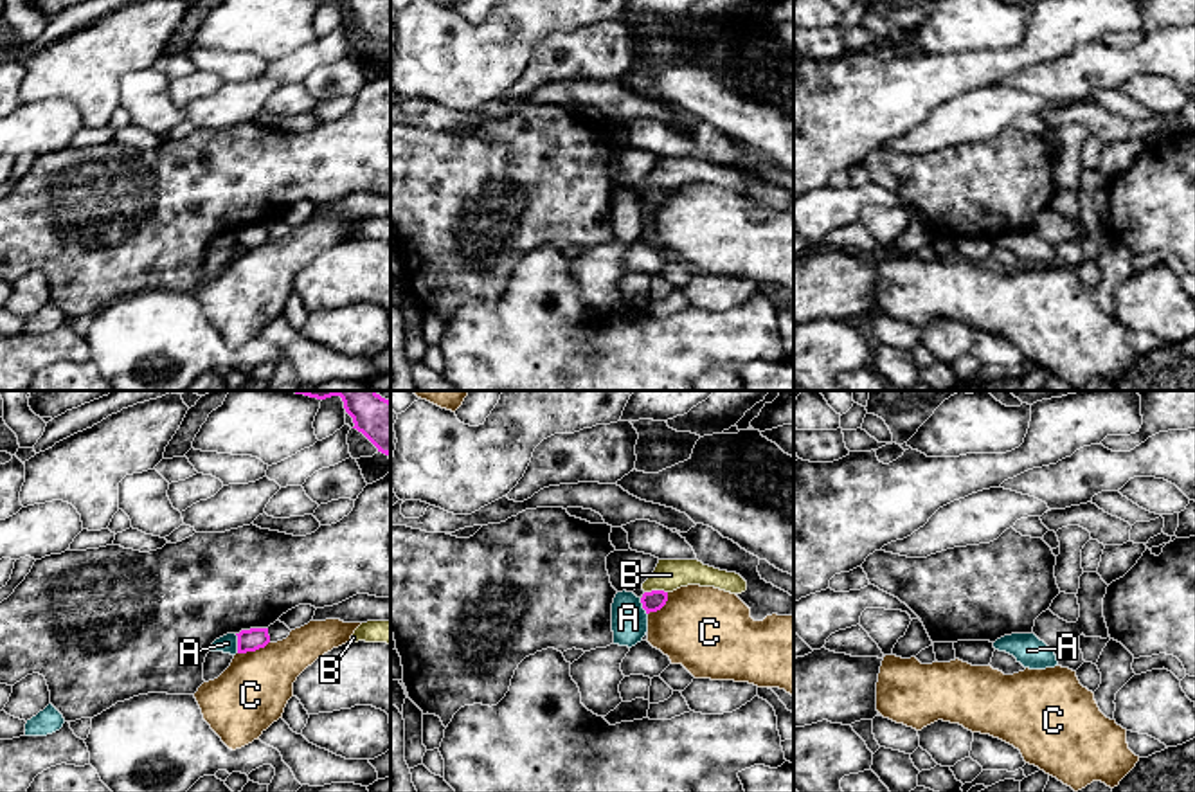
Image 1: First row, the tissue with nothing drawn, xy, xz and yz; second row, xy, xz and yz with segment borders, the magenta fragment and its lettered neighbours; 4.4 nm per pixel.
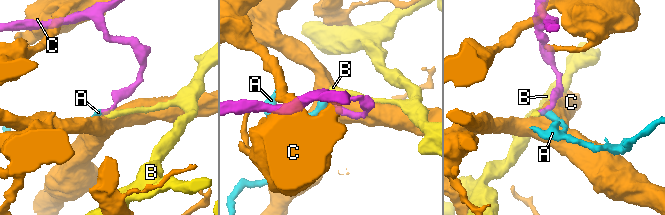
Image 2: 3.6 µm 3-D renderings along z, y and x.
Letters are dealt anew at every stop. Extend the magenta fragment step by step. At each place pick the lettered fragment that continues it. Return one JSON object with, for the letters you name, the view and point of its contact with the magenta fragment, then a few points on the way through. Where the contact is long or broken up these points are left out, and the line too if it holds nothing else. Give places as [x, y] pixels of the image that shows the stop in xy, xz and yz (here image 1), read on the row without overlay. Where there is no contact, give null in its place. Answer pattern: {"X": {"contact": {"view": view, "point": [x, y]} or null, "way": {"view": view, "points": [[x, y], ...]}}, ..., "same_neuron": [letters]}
{"same_neuron": []}

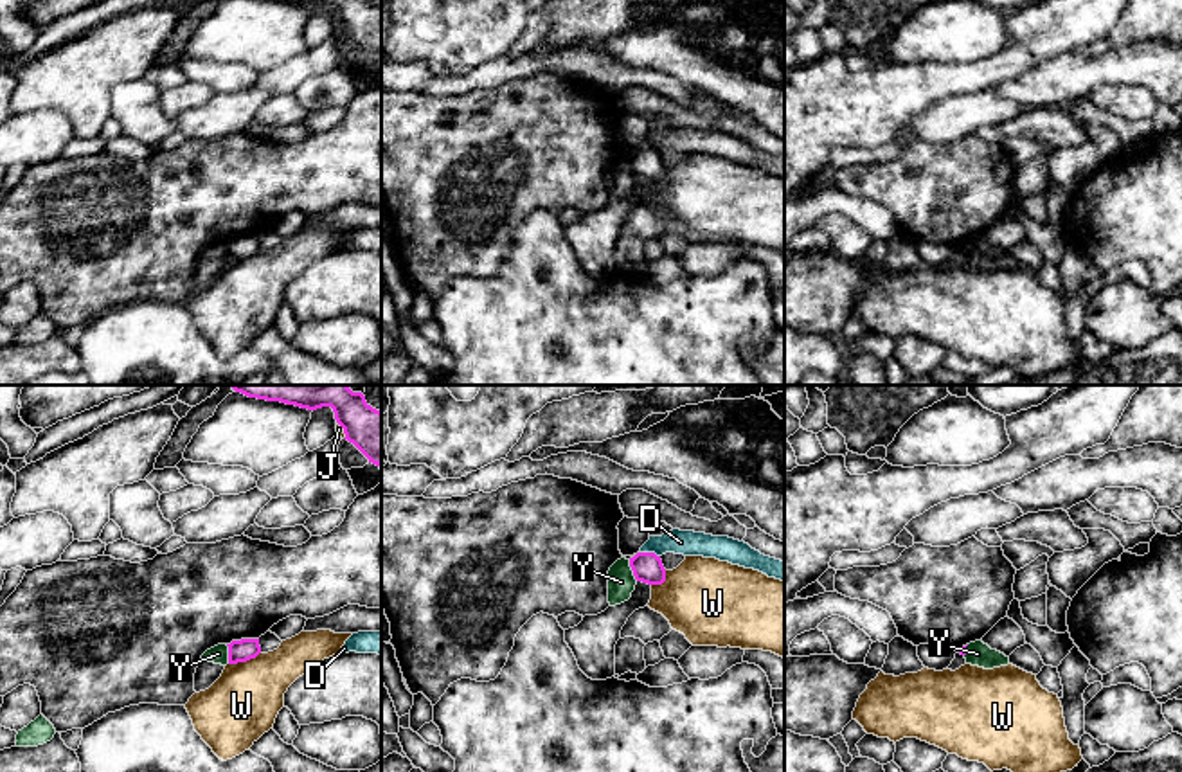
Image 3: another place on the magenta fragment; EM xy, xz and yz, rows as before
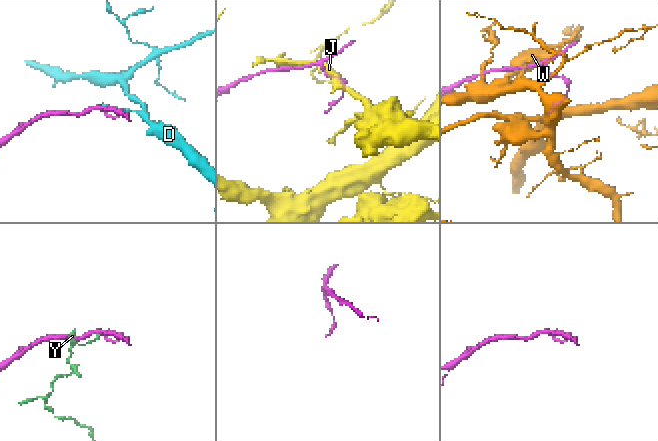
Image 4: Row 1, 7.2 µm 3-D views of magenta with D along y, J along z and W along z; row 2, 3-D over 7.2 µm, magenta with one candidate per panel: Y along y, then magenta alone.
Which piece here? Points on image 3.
{"same_neuron": []}

